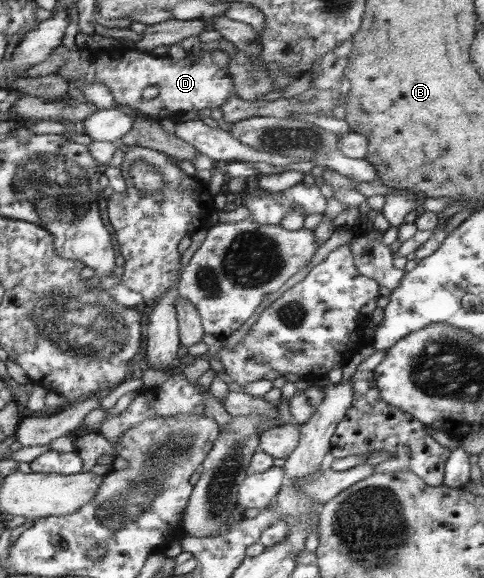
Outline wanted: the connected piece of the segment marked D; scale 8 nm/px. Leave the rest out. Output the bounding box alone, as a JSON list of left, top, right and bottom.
[48,43,237,122]

